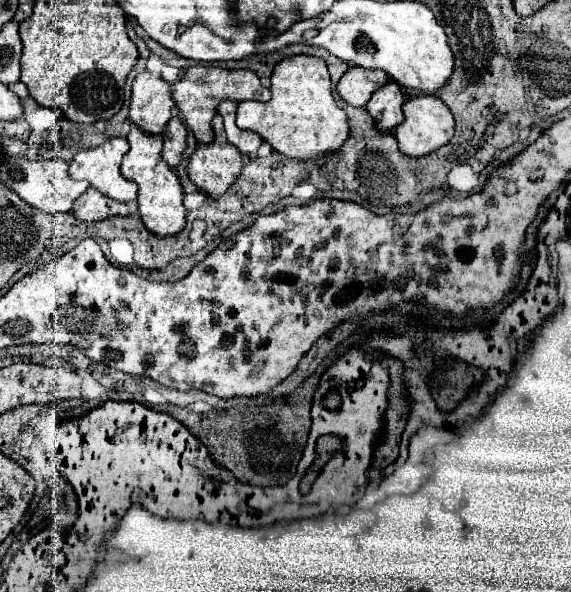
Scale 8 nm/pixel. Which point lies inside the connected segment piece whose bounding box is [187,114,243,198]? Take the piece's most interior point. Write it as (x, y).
(212, 167)

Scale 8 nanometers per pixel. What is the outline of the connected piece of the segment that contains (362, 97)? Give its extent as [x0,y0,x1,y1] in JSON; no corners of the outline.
[337,66,387,106]

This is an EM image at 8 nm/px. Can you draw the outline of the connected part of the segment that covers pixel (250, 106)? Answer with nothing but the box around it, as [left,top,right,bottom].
[237,56,349,160]

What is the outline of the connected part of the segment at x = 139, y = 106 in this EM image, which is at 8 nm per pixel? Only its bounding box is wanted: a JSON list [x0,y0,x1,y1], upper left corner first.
[129,70,175,134]

